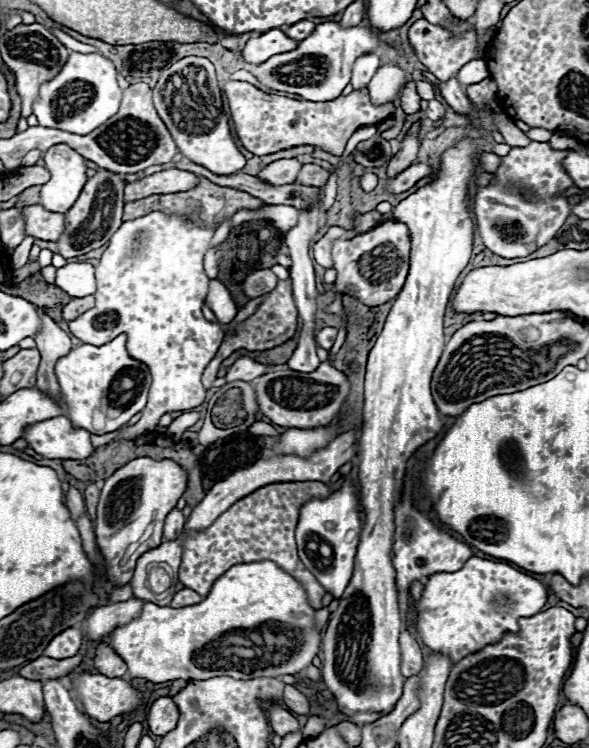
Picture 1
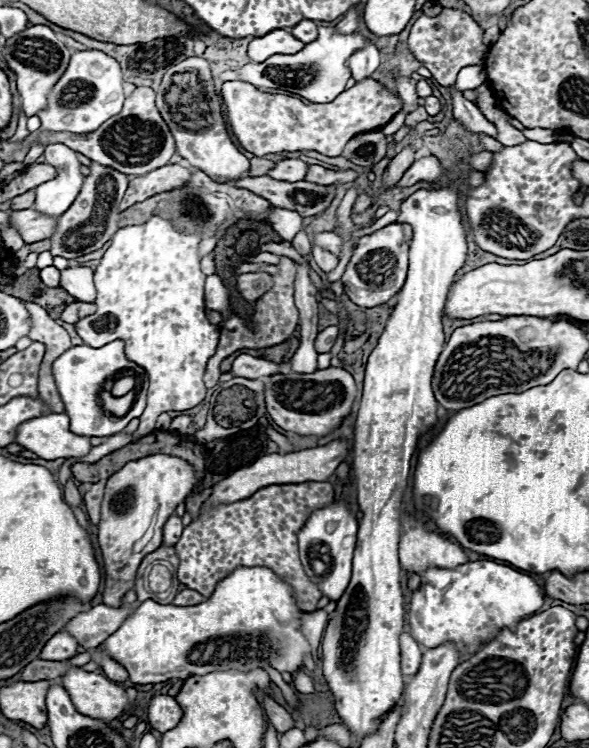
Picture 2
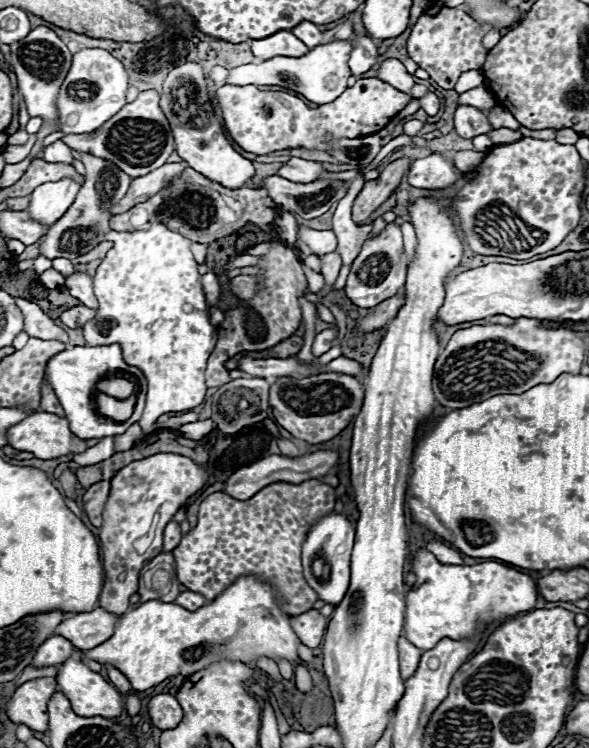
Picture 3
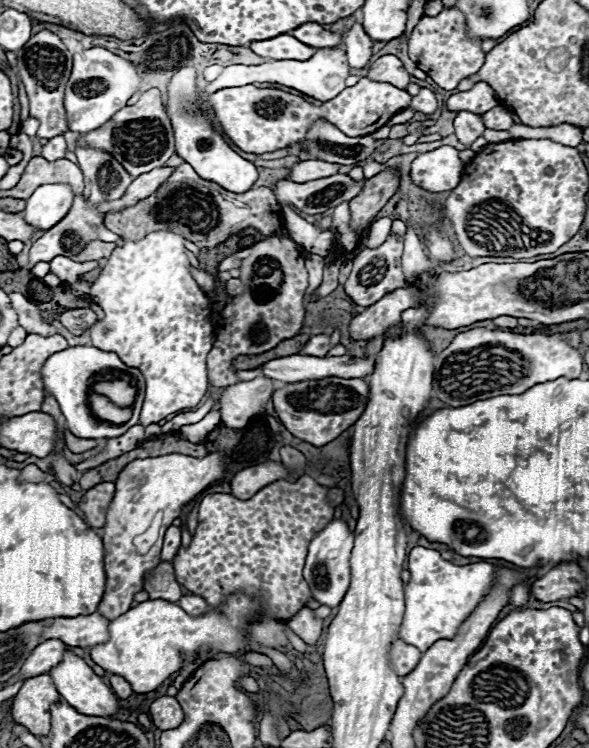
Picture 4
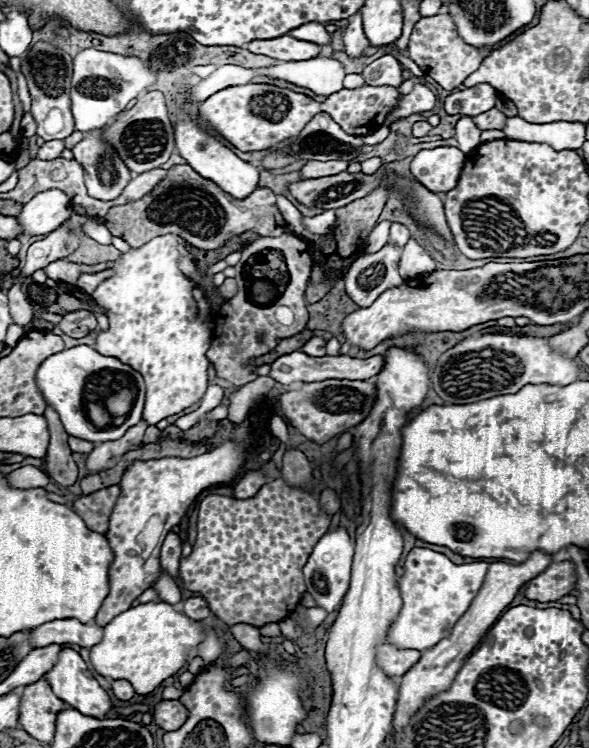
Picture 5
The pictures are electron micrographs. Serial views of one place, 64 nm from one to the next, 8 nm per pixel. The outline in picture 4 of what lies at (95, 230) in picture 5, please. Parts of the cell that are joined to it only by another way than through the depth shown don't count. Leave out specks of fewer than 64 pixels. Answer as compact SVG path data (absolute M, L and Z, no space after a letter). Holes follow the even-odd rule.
M102 226L100 240L122 242L122 246L116 246L92 284L92 300L104 310L104 318L88 328L92 344L96 348L118 352L126 366L138 368L144 374L146 400L140 414L142 426L156 424L168 414L198 406L206 390L206 356L214 344L214 324L210 322L210 300L190 272L192 264L186 254L184 238L168 230L158 230L132 242Z

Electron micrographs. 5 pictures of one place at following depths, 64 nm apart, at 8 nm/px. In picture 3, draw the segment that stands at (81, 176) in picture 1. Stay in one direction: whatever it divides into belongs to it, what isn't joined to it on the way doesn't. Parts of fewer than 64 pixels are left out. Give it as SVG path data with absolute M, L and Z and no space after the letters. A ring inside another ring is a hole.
M56 140L54 144L44 148L44 160L46 162L56 162L56 164L74 164L72 150L62 144L62 140ZM74 178L46 182L32 192L28 212L30 216L34 216L34 220L42 220L44 224L54 224L70 208L78 190L80 184Z

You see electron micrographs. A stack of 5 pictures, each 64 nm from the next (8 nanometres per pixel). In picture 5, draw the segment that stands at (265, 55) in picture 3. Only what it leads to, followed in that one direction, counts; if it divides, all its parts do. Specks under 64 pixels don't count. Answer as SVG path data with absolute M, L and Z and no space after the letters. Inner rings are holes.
M288 34L280 38L270 38L270 40L252 40L248 44L248 50L260 56L270 56L276 60L310 60L310 56L320 54L318 44L296 40Z

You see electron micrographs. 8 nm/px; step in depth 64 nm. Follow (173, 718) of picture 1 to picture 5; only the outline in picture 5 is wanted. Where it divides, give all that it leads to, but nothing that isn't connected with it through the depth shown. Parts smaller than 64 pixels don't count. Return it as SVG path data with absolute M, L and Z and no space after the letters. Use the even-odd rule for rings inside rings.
M160 700L154 706L154 720L160 728L168 730L178 730L188 718L186 708L182 708L182 704L178 700Z

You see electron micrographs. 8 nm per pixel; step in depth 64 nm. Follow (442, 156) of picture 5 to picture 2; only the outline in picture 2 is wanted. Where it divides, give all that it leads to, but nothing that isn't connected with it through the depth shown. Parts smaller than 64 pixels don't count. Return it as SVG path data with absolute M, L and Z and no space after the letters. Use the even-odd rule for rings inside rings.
M434 156L428 158L420 158L416 160L406 172L404 176L398 180L398 188L408 188L414 186L420 180L428 180L428 182L440 182L440 178L446 176L446 170L440 166L440 162Z

